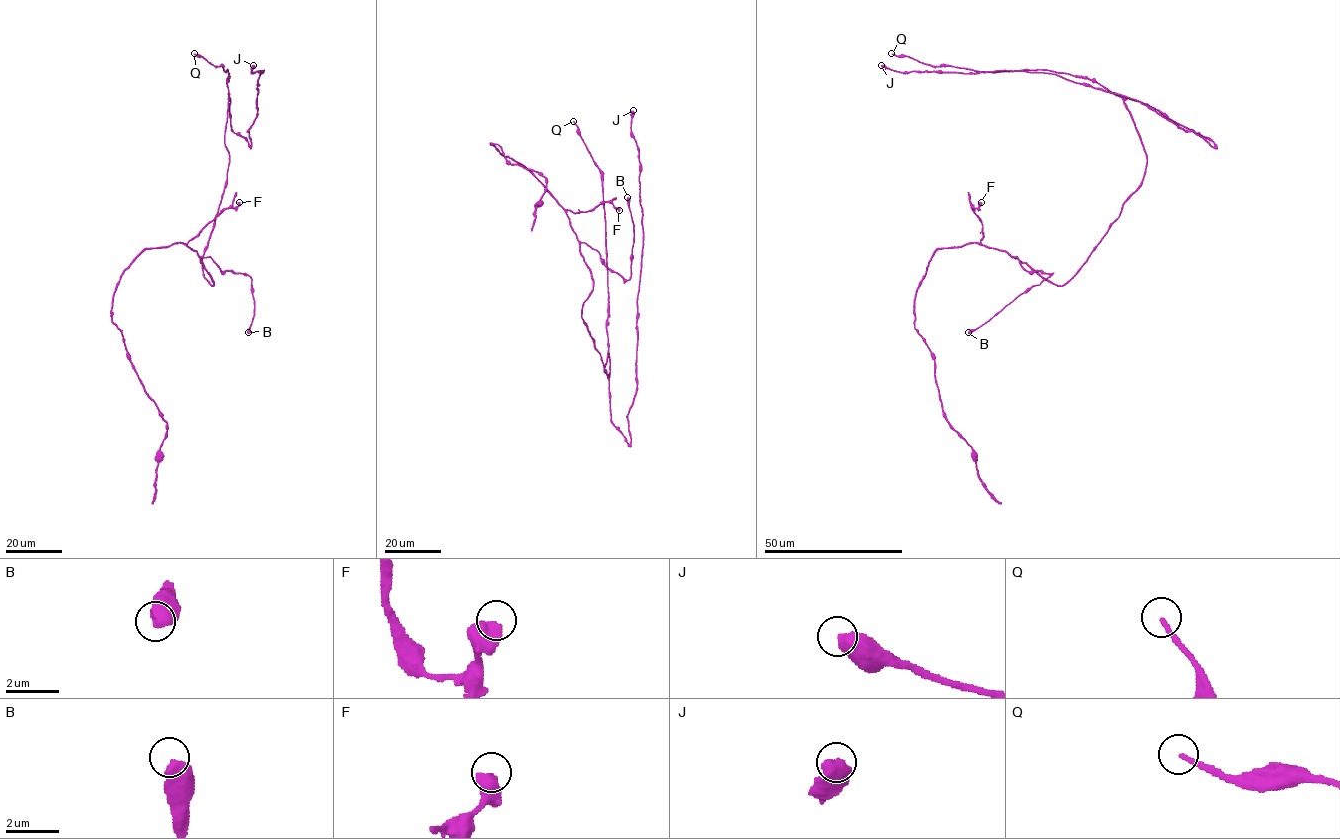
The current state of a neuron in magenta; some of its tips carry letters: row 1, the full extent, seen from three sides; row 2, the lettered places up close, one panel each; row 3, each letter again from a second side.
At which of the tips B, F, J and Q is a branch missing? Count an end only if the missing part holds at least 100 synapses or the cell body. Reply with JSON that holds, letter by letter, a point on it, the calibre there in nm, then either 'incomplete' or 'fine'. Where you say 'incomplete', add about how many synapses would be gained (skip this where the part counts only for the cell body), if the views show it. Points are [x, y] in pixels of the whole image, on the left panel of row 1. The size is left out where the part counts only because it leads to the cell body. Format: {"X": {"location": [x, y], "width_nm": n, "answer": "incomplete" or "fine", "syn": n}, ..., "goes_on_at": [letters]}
{"B": {"location": [248, 332], "width_nm": 550, "answer": "fine"}, "F": {"location": [239, 202], "width_nm": 600, "answer": "fine"}, "J": {"location": [253, 65], "width_nm": 650, "answer": "fine"}, "Q": {"location": [194, 53], "width_nm": 150, "answer": "fine"}, "goes_on_at": []}

